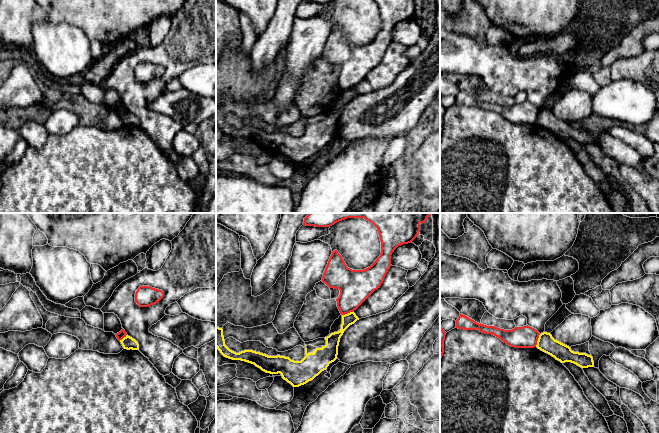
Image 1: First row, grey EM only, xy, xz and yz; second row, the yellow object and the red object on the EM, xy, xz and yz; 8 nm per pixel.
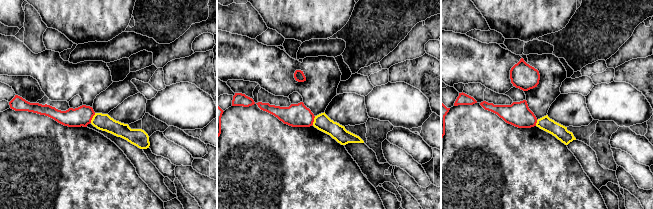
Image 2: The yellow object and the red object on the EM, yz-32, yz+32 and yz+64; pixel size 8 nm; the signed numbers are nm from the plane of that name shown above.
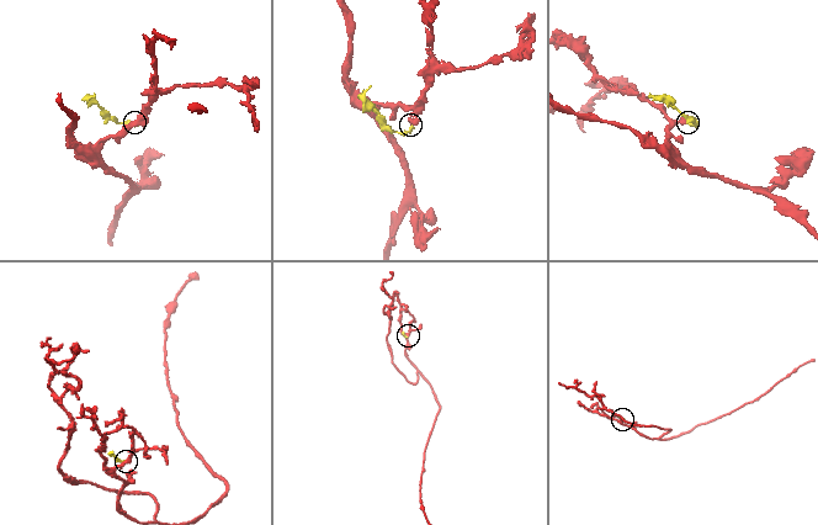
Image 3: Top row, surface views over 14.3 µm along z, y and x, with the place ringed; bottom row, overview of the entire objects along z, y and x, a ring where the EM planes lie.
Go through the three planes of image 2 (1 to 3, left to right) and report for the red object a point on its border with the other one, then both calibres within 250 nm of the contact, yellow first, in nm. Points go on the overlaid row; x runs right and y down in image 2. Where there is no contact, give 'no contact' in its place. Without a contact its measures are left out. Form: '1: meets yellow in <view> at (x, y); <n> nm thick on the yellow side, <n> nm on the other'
1: meets yellow in yz-32 at (92, 118); 140 nm thick on the yellow side, 160 nm on the other
2: meets yellow in yz+32 at (314, 120); 140 nm thick on the yellow side, 190 nm on the other
3: meets yellow in yz+64 at (536, 123); 110 nm thick on the yellow side, 200 nm on the other

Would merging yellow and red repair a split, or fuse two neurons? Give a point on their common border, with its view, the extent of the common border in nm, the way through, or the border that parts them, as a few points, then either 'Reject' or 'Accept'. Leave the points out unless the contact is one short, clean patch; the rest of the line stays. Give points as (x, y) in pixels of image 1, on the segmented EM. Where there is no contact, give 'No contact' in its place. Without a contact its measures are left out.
Touches yellow at yz (538, 340). Shared border 110 nm. Boundary: yz (540, 334), (535, 346). Reject

